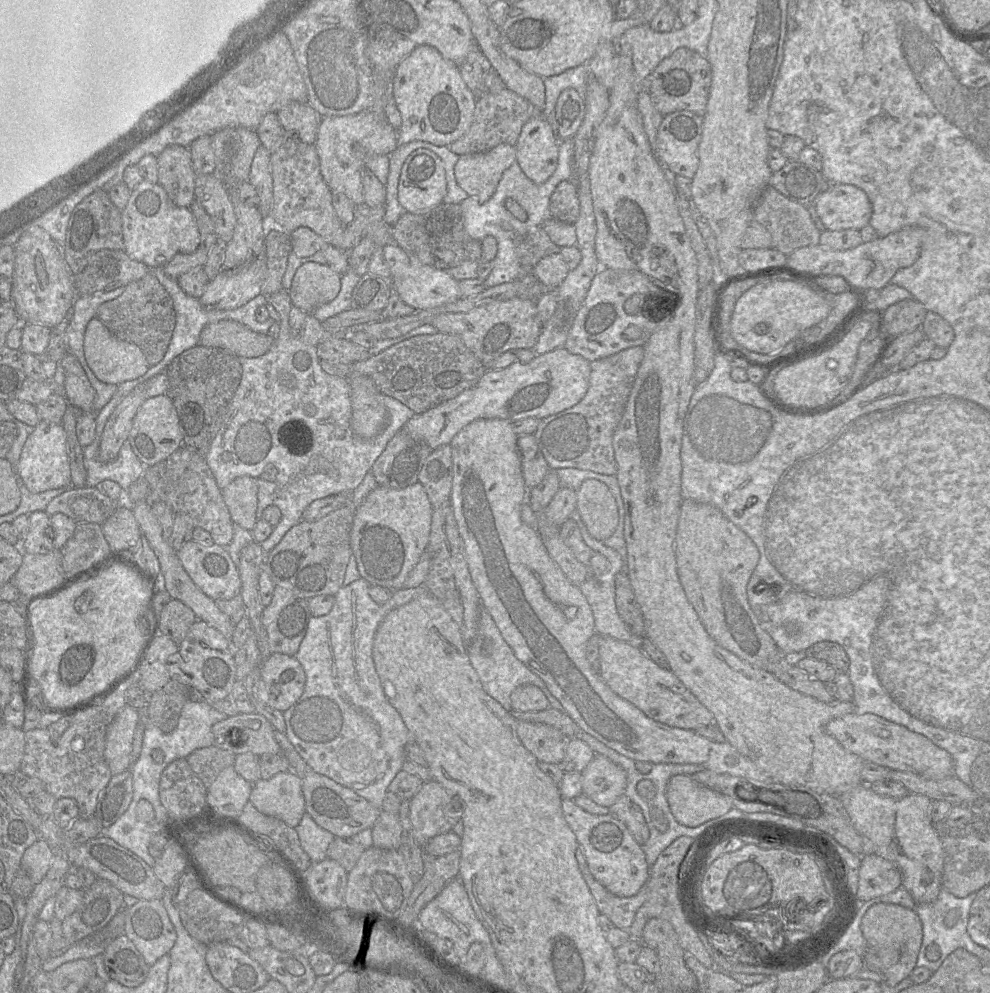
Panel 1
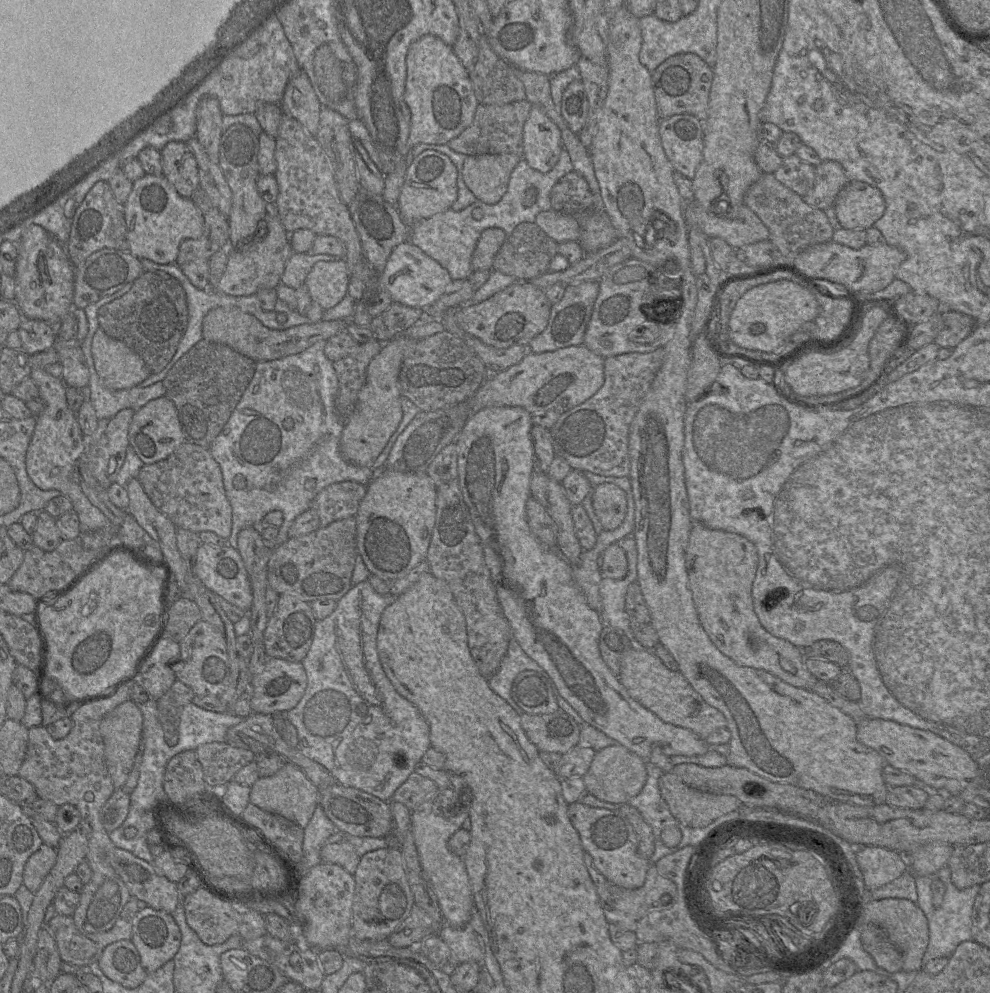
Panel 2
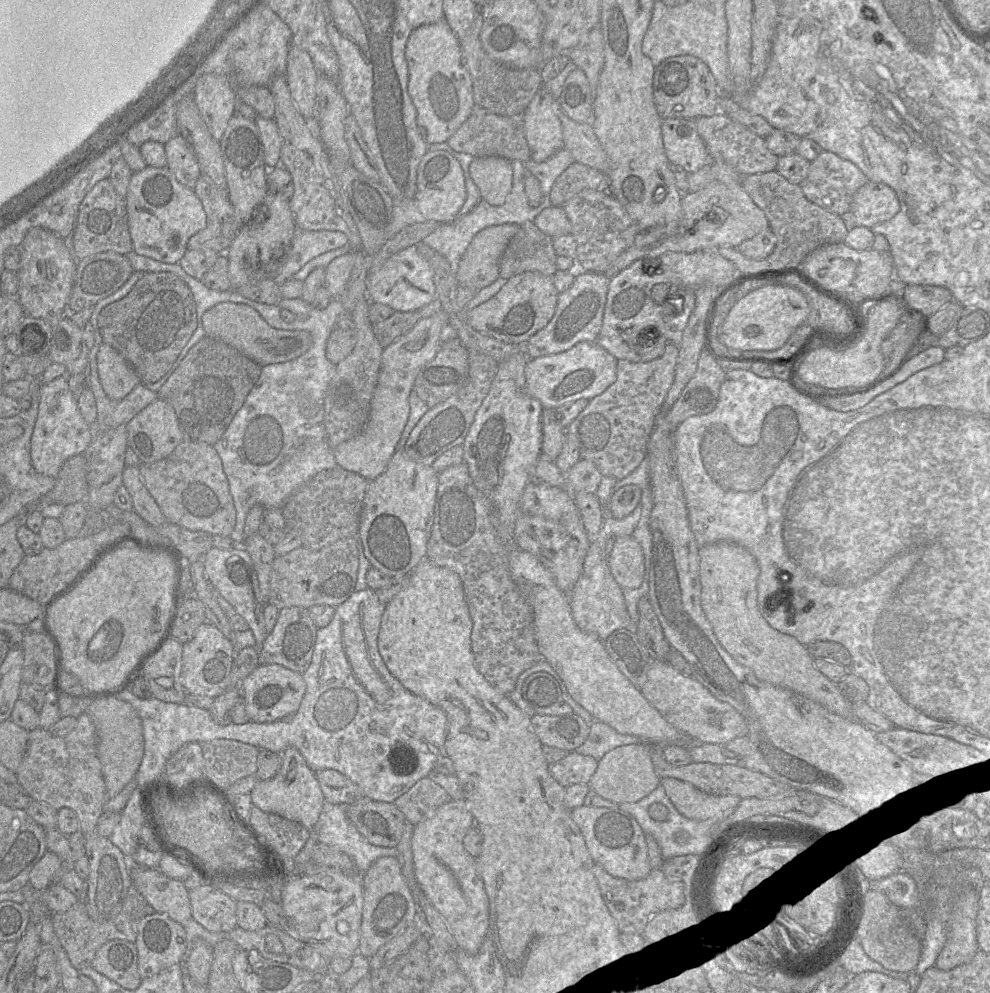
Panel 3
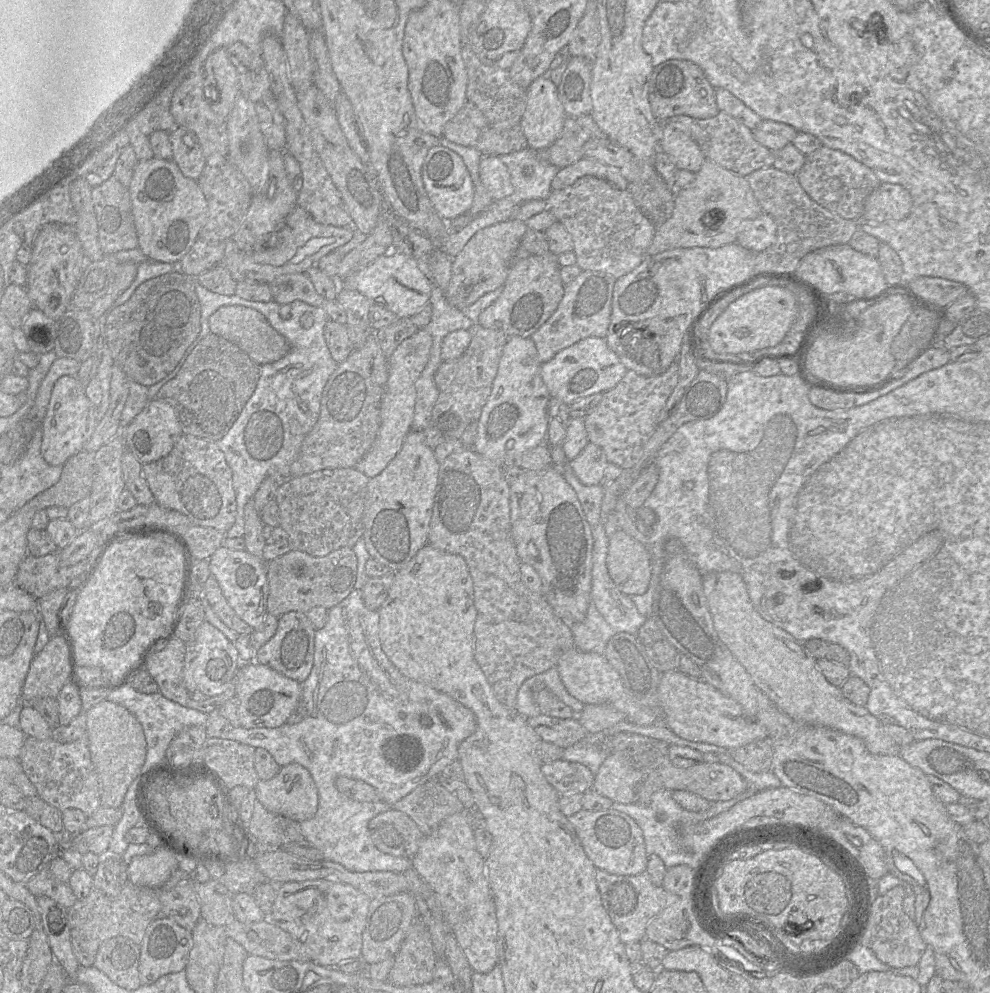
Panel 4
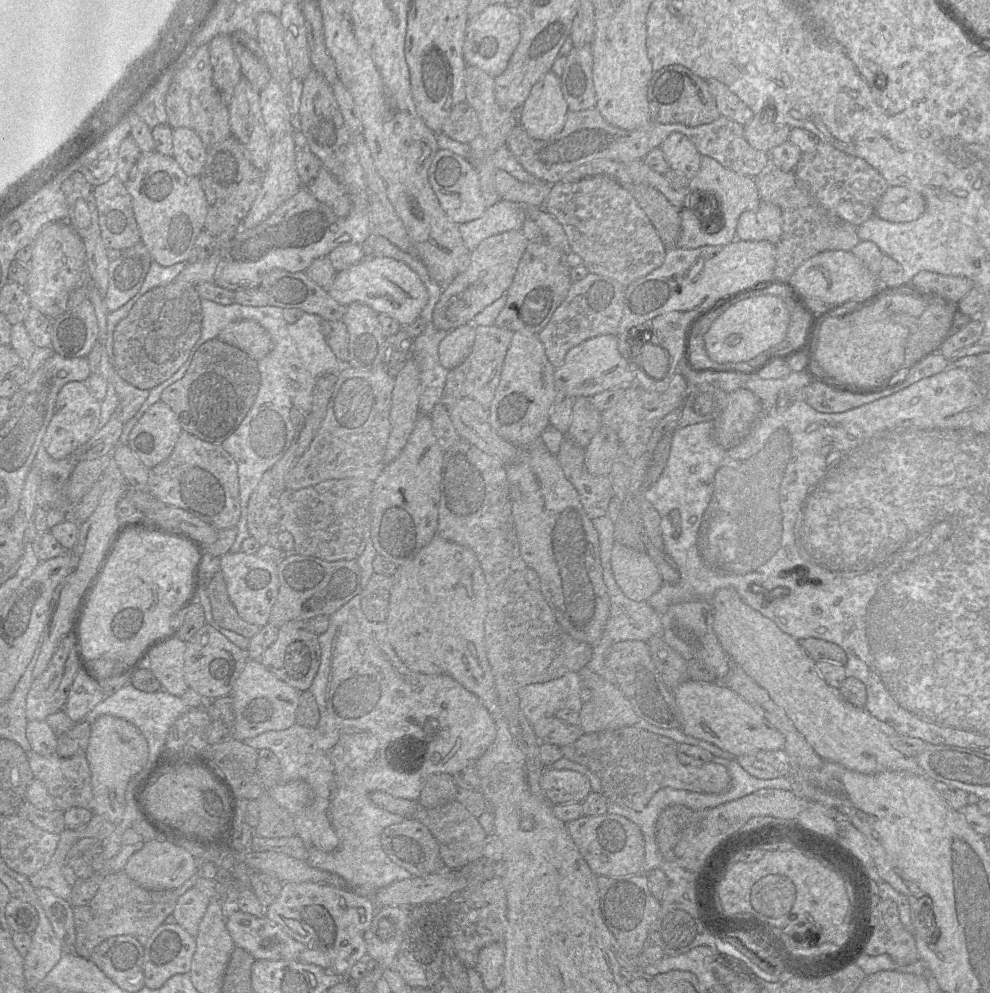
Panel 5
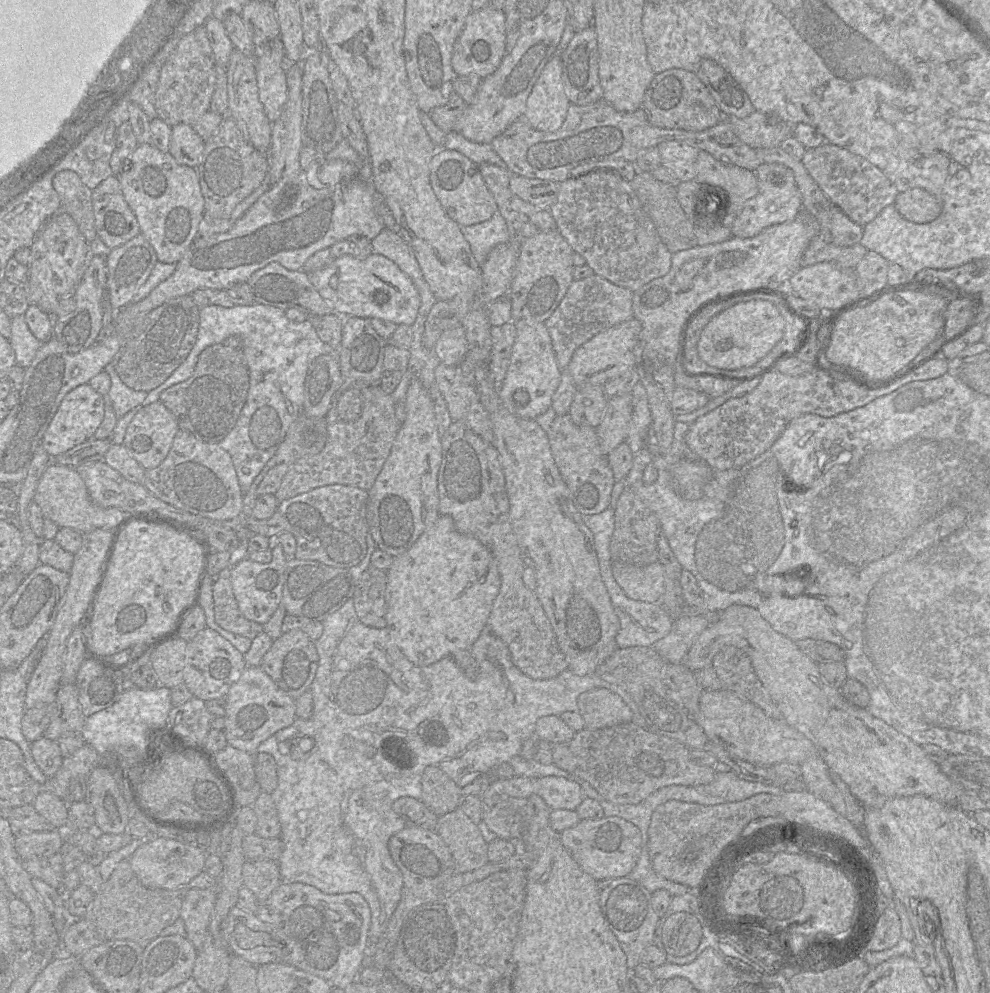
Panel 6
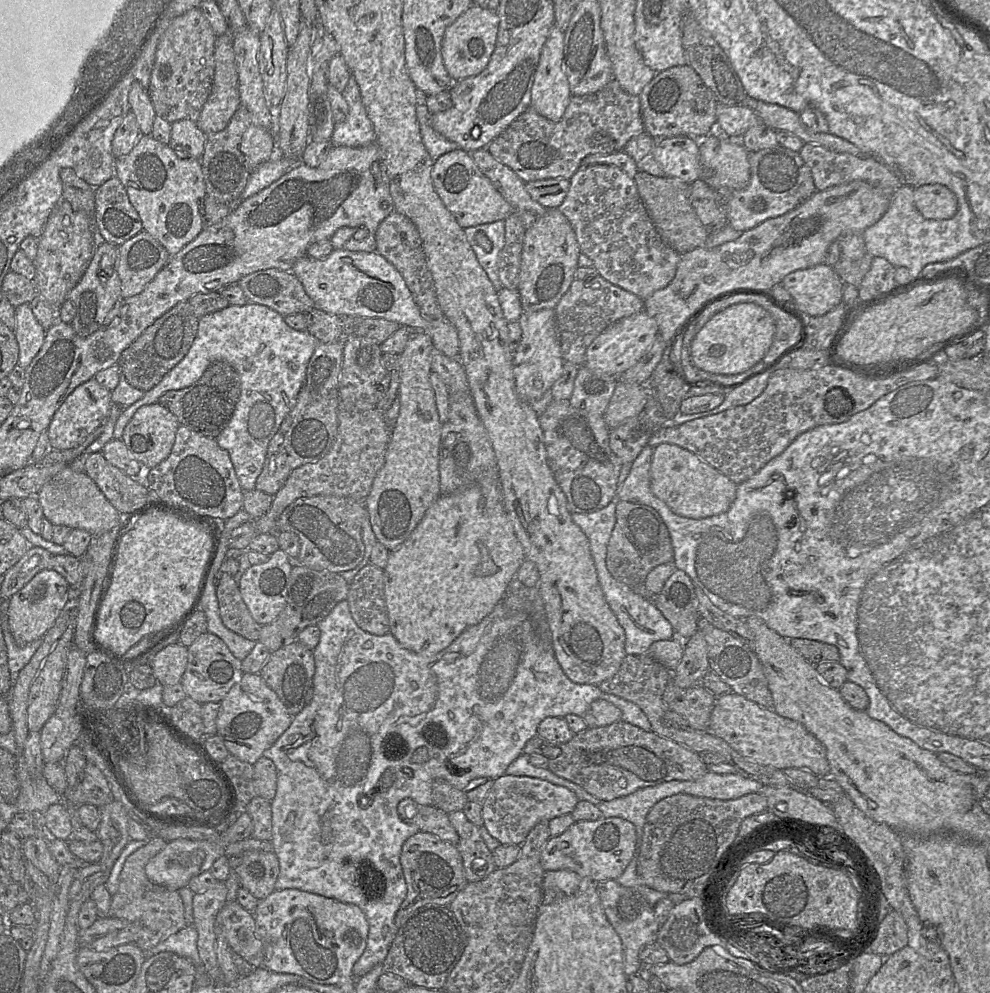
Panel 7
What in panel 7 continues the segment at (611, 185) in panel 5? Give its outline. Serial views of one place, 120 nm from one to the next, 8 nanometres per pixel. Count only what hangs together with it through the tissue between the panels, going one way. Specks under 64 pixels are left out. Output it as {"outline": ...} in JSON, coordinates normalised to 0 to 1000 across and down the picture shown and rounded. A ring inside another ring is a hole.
{"outline":[[[605,165],[586,168],[575,183],[575,192],[564,211],[577,225],[587,255],[599,263],[605,276],[619,287],[643,297],[648,302],[676,287],[689,256],[675,249],[665,237],[640,180],[622,167]]]}

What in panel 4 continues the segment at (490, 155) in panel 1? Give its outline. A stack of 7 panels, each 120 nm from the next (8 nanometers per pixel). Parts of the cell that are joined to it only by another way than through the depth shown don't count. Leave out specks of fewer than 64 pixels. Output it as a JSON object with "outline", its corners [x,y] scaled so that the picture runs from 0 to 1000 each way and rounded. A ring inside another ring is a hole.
{"outline":[[[488,157],[484,165],[484,177],[499,202],[519,193],[514,171],[505,157]]]}

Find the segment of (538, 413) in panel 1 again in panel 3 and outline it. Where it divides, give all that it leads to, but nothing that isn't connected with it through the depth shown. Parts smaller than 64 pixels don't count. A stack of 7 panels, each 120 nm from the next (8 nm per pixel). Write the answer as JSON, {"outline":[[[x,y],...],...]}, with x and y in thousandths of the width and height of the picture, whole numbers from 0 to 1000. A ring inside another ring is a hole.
{"outline":[[[585,344],[573,353],[534,362],[530,370],[530,395],[543,402],[549,412],[562,412],[586,402],[597,403],[622,384],[623,365],[603,344]]]}

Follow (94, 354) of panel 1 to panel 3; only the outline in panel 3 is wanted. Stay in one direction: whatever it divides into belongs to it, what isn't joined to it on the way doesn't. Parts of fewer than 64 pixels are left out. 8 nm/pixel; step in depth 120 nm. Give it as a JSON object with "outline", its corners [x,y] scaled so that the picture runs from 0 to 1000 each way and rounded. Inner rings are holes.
{"outline":[[[108,345],[100,349],[98,369],[105,394],[113,403],[124,402],[142,386],[131,366]]]}

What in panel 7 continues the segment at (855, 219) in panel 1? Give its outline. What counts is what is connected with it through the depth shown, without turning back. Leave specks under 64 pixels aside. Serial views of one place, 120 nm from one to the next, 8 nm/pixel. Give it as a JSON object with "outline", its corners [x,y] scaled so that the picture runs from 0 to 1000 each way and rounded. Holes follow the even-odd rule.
{"outline":[[[936,185],[923,189],[923,204],[934,221],[962,220],[968,210],[966,196],[951,185]]]}

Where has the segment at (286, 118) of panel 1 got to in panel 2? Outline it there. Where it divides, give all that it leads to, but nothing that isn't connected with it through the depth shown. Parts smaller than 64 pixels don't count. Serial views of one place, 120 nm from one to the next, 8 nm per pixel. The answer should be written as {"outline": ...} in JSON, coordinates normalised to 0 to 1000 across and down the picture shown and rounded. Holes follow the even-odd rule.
{"outline":[[[305,70],[292,81],[283,108],[287,116],[299,120],[313,136],[319,137],[324,105],[312,79]]]}

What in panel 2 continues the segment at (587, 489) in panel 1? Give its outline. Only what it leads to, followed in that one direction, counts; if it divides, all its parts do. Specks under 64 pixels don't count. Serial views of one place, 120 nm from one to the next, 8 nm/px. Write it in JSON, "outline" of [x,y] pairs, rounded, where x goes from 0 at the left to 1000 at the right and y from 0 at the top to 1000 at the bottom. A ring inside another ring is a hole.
{"outline":[[[607,486],[598,493],[598,508],[610,534],[624,532],[633,516],[633,499],[619,486]]]}

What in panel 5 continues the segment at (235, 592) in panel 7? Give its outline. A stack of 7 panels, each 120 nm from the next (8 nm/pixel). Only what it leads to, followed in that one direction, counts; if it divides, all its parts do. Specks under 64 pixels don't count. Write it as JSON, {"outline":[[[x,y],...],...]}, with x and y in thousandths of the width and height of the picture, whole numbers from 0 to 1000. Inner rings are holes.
{"outline":[[[223,575],[219,576],[209,590],[213,606],[214,620],[217,626],[229,634],[242,638],[251,644],[263,635],[263,630],[245,624],[234,608]]]}

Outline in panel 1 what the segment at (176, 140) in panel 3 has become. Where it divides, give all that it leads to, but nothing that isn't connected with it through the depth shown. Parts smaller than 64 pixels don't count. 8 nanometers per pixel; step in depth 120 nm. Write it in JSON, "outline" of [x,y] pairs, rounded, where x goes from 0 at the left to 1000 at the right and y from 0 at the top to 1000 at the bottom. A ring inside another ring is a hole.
{"outline":[[[170,147],[159,158],[160,182],[172,202],[181,208],[192,208],[197,201],[198,175],[191,148]]]}

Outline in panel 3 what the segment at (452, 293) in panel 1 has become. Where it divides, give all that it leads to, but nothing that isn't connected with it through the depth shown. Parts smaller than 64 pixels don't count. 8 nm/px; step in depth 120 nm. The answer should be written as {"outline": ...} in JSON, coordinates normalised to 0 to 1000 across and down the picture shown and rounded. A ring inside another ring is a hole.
{"outline":[[[420,247],[403,253],[382,272],[373,276],[371,299],[374,303],[389,306],[402,314],[422,313],[441,299],[437,274]]]}

